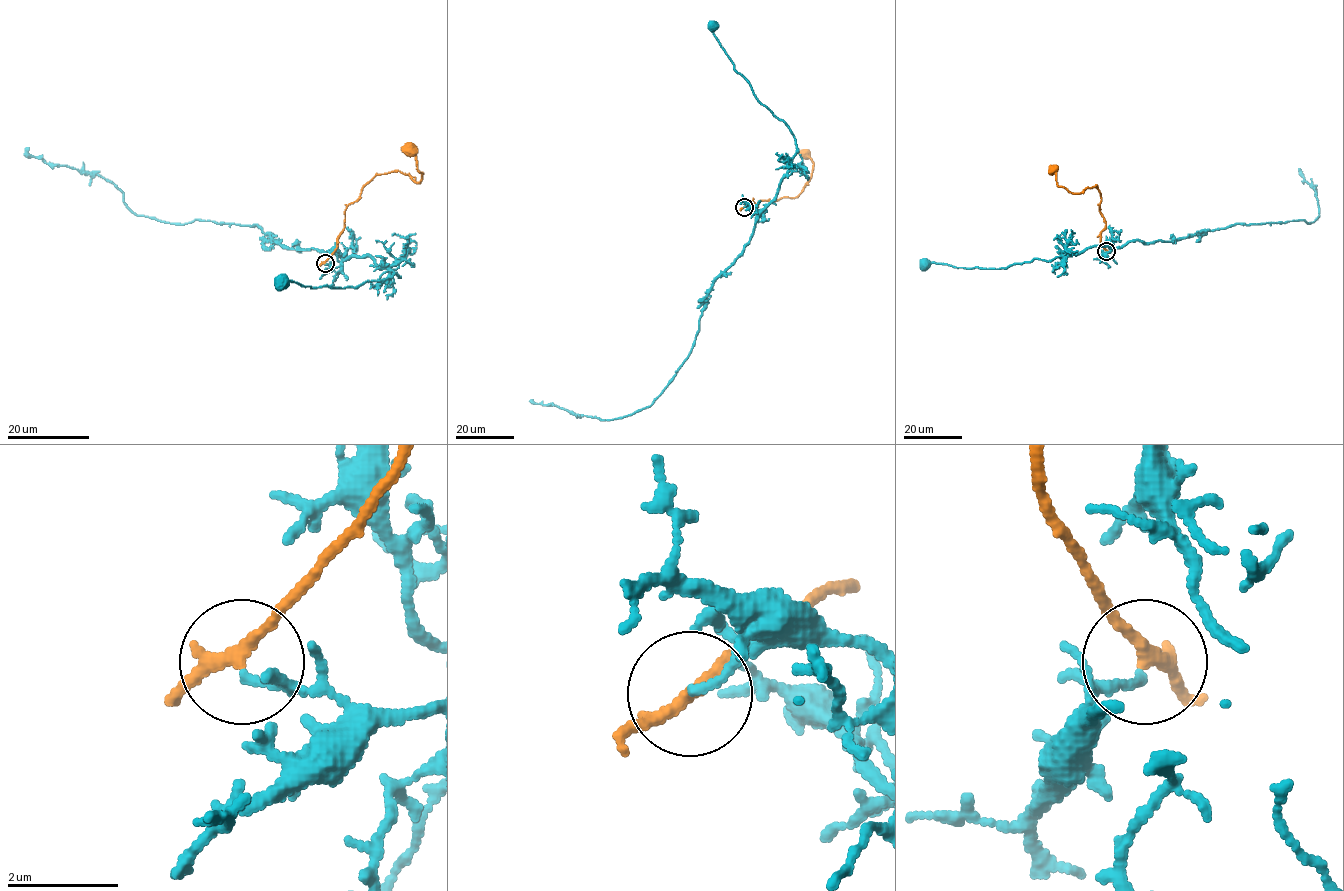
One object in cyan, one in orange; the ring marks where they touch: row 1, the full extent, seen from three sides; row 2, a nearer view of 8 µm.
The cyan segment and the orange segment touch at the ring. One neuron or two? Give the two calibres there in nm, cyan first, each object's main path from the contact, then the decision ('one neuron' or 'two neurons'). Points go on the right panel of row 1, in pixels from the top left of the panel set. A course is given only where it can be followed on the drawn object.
140 nm thick on the cyan side, 240 nm on the other; cyan runs (1106, 251), (1112, 249), (1097, 245), (1050, 261), (1035, 258), (998, 269), (934, 262), (924, 265); orange runs (1106, 250), (1100, 232), (1106, 221), (1096, 185), (1080, 193), (1069, 192), (1056, 184), (1056, 173), (1052, 171); two neurons

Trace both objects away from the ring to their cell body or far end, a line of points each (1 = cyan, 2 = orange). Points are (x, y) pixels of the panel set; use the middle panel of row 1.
1: (743, 207), (753, 205), (759, 213), (774, 198), (796, 146), (789, 127), (735, 69), (714, 25)
2: (743, 207), (753, 201), (757, 207), (759, 201), (770, 202), (796, 197), (811, 177), (814, 165), (804, 153)

